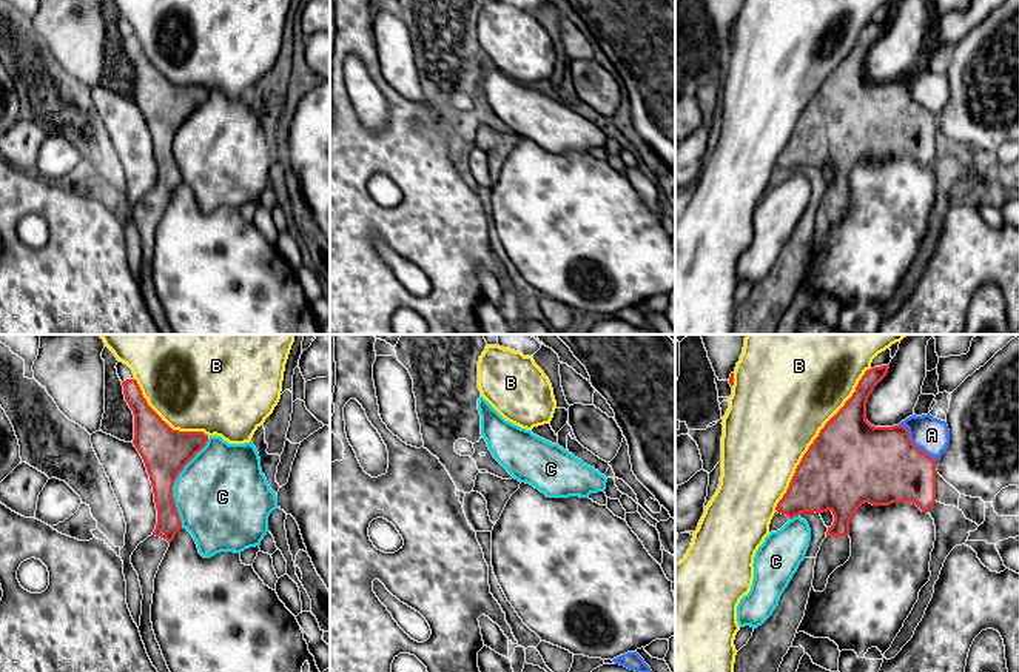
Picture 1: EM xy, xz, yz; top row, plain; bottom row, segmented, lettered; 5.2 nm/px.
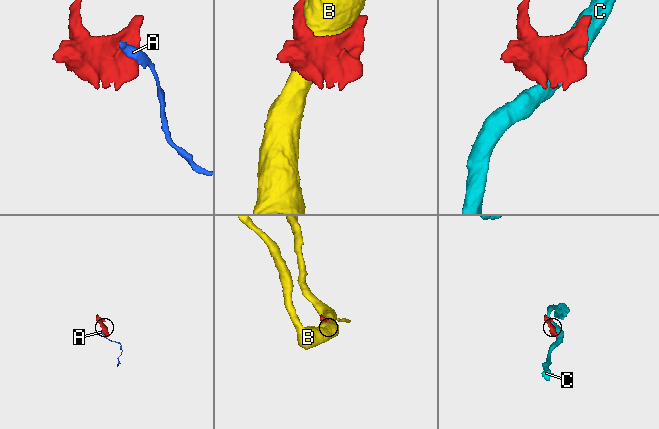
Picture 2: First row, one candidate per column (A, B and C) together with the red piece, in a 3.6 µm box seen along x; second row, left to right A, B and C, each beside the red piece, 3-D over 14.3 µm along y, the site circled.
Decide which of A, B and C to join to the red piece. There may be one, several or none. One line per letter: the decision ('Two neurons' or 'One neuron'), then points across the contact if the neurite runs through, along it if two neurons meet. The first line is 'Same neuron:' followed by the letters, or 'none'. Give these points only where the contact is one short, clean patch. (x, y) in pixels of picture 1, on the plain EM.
Same neuron: none
A: Two neurons. Boundary: yz (899, 79), (907, 84), (908, 93), (934, 116)
B: Two neurons
C: Two neurons

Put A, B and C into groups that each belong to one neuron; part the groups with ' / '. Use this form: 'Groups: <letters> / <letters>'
Groups: A / B / C

